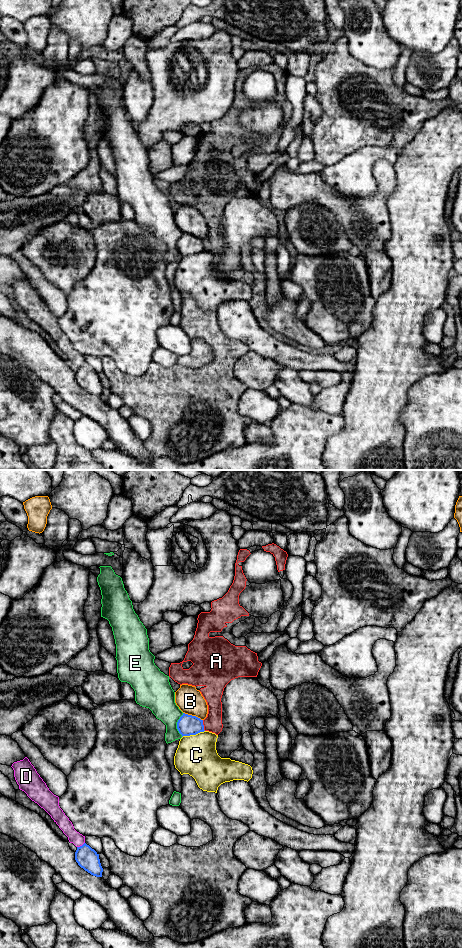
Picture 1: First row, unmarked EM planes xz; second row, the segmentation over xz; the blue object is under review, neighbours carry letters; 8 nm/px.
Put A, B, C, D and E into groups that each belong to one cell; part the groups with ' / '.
A / B / C / D / E

